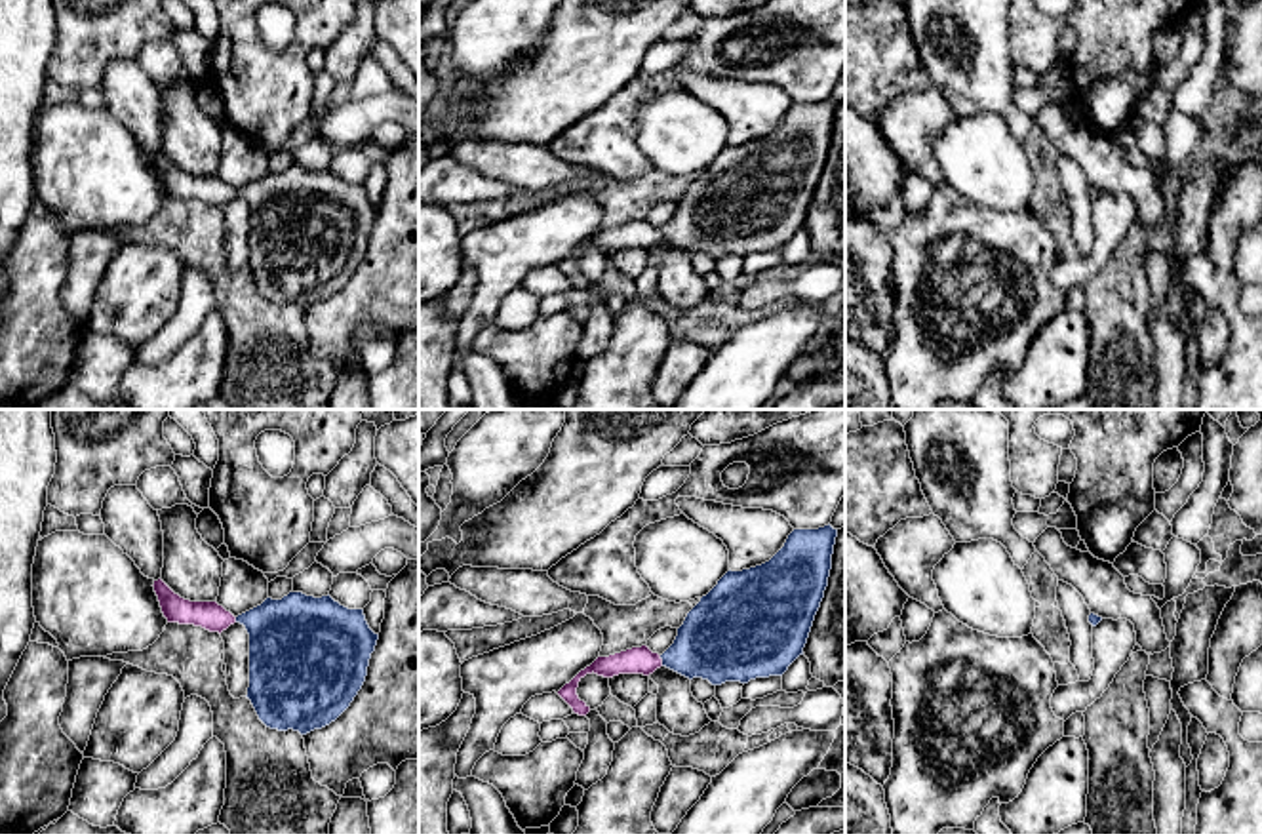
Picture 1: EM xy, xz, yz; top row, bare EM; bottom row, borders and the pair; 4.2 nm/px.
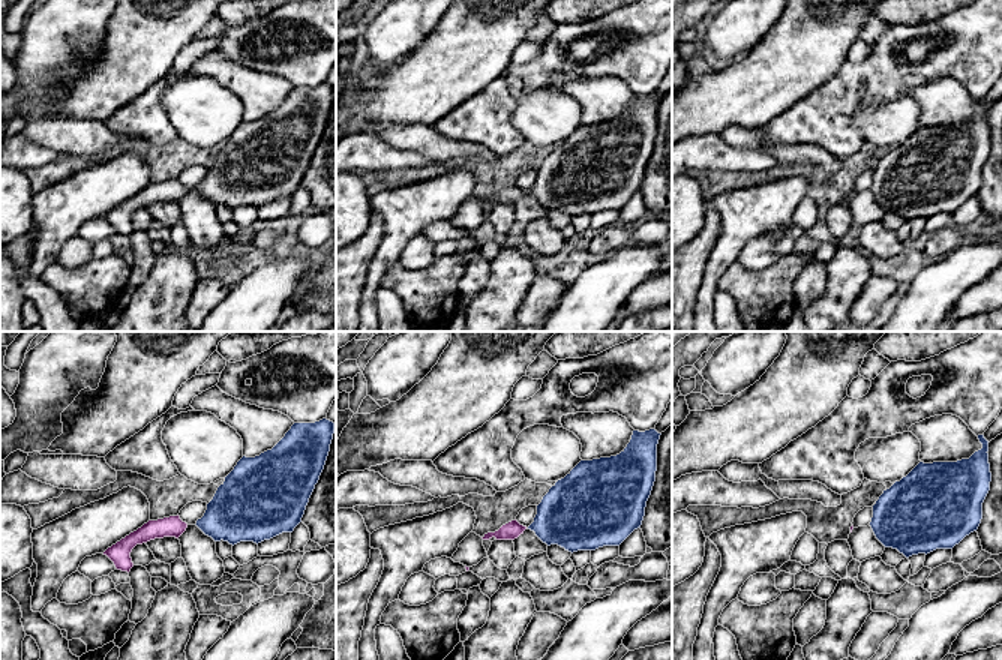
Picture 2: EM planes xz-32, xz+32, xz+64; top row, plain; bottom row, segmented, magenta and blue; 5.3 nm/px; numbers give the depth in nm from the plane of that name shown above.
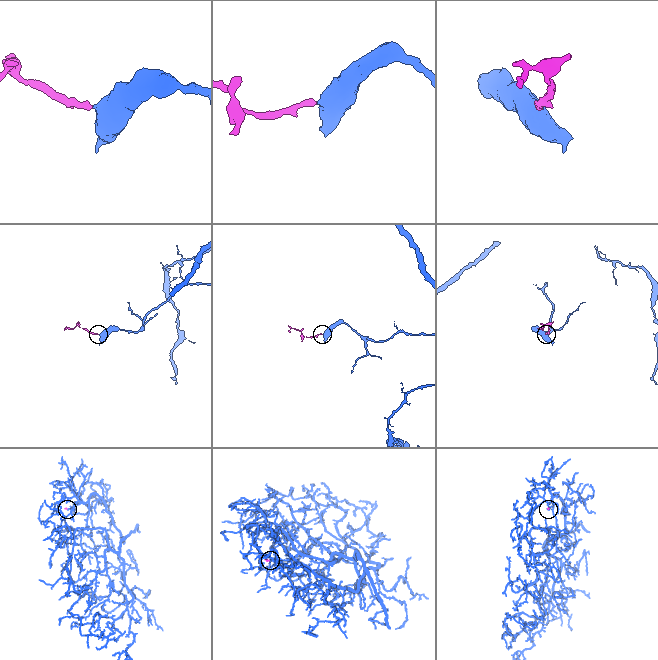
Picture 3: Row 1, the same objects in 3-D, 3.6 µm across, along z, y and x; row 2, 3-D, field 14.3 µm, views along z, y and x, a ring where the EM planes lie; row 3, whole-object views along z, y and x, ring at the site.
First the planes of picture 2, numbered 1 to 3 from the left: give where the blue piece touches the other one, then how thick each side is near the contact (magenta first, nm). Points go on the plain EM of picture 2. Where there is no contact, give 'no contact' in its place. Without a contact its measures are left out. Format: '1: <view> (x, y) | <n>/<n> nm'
1: no contact
2: no contact
3: no contact

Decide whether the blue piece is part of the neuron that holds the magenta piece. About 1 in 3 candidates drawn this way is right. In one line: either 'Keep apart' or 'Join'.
Join

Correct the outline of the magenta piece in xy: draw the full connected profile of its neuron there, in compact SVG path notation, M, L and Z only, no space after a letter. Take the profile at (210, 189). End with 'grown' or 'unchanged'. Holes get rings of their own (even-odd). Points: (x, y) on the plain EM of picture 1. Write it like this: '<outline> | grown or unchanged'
M162 152L154 154L154 166L168 196L194 198L209 206L223 206L240 196L249 208L249 261L259 293L278 305L306 308L335 295L362 263L375 208L364 183L348 183L329 168L322 171L289 166L282 173L266 171L261 179L234 190L217 175L190 175L175 168Z | grown

